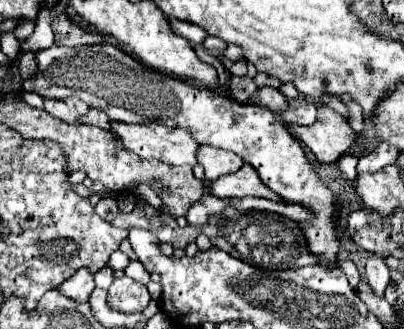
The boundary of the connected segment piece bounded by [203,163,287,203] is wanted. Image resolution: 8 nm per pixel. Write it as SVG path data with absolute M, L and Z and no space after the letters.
M245 163L237 173L231 173L231 175L225 175L225 177L219 177L215 183L209 183L209 181L203 181L207 187L211 187L213 195L215 197L221 197L221 199L227 199L227 197L265 197L269 201L275 201L275 203L287 203L285 199L277 197L277 193L273 193L263 181L261 177L255 173L255 167Z

